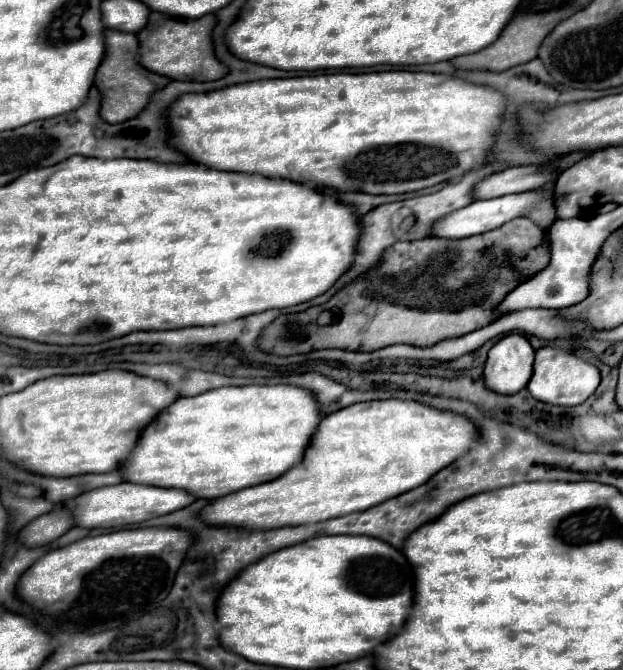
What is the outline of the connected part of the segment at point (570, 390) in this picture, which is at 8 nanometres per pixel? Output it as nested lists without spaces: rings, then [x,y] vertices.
[[[544,346],[536,352],[534,374],[532,374],[526,390],[532,394],[532,398],[546,402],[546,404],[578,406],[594,394],[598,384],[600,384],[600,372],[594,364],[590,364],[590,362],[586,362],[586,360],[574,356],[574,354],[568,354],[564,350]]]

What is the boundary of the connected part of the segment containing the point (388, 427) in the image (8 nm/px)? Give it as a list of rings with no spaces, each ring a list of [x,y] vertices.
[[[374,400],[352,404],[322,418],[316,434],[312,434],[312,446],[308,446],[308,454],[304,454],[304,462],[300,462],[296,470],[288,470],[288,474],[284,474],[284,478],[276,478],[276,482],[264,482],[264,486],[252,486],[252,490],[240,490],[240,494],[228,494],[228,498],[212,500],[200,510],[200,518],[208,526],[266,530],[272,526],[300,526],[346,516],[350,512],[362,512],[372,508],[370,504],[376,506],[388,498],[404,494],[404,490],[408,492],[424,484],[444,466],[468,452],[470,442],[476,438],[476,426],[468,418],[452,412],[440,412],[412,400]]]

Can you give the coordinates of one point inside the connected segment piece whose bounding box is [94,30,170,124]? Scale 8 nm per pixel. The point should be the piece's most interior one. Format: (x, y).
(125, 86)

